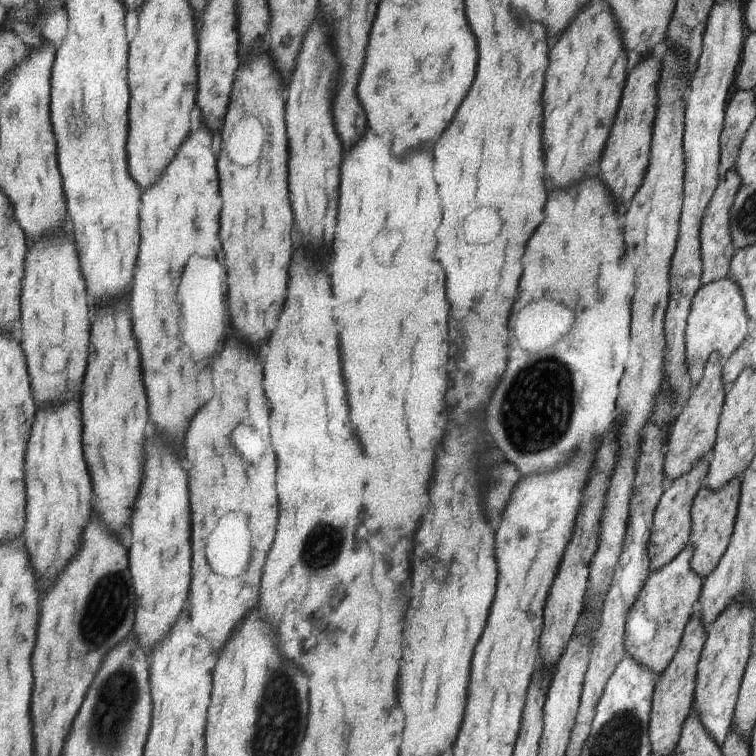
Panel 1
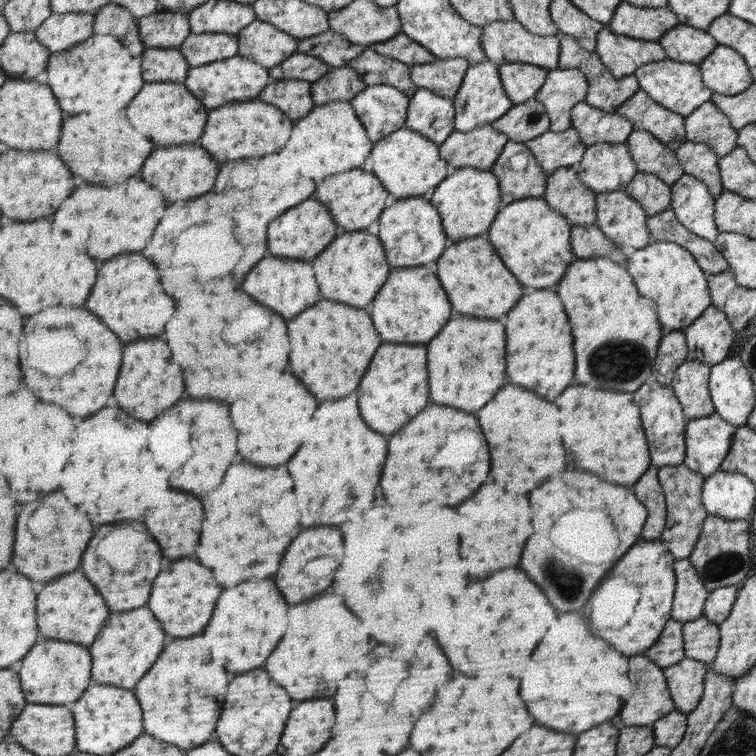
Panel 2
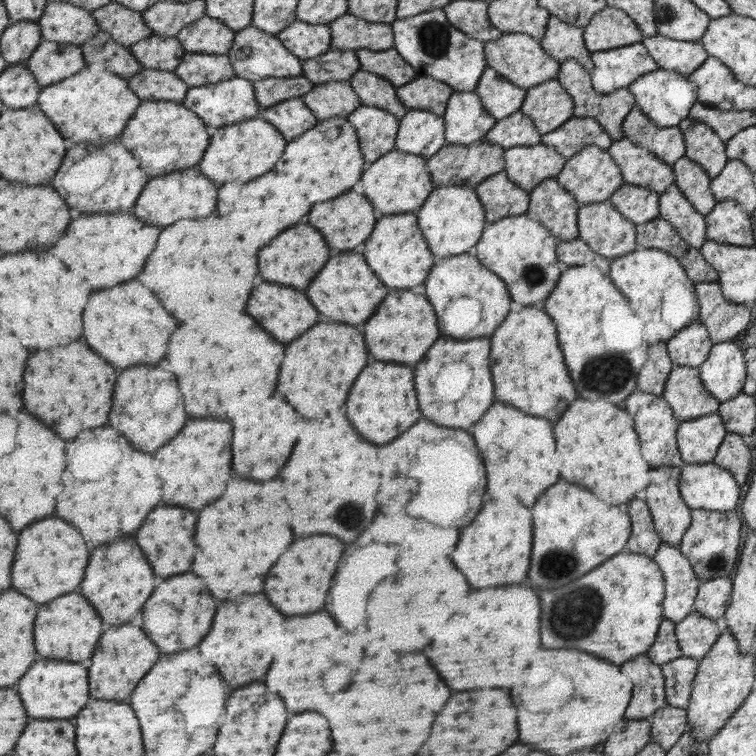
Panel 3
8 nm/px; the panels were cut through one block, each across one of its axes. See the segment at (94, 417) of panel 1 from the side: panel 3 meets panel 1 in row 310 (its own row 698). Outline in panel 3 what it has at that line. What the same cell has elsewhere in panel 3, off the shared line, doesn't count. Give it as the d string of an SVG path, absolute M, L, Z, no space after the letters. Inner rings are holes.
M125 624L117 628L113 626L103 634L101 648L93 656L93 666L89 672L93 698L127 702L127 698L133 696L141 678L153 668L157 660L159 660L159 648L147 638L147 634L139 626L133 626L133 624Z

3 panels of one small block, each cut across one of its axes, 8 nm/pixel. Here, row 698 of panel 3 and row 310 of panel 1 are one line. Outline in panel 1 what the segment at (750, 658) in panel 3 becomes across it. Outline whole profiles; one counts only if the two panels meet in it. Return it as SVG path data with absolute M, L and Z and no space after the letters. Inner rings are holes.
M719 279L695 291L684 328L684 365L692 387L699 382L710 354L715 353L721 360L726 359L743 342L750 326L741 293L731 279Z

